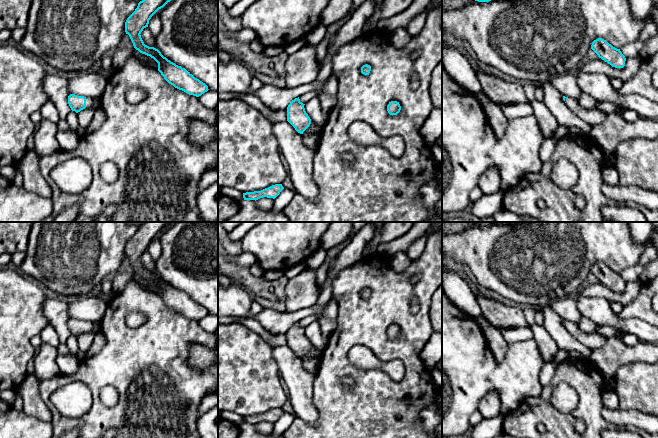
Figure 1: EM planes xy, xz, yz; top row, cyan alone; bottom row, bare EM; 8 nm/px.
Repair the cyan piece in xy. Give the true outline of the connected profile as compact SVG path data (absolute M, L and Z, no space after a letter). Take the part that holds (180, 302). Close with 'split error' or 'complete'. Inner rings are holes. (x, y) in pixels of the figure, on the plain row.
M145 222L140 225L125 246L125 256L136 274L158 287L158 295L169 308L189 319L199 321L209 314L208 310L185 292L168 284L158 273L145 269L140 259L143 253L148 251L151 241L172 223L174 222Z | complete

